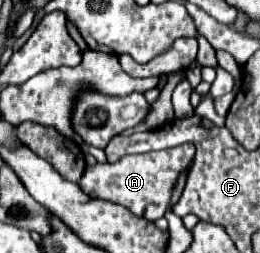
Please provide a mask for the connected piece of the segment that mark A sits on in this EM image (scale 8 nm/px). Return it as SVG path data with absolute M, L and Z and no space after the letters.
M192 143L178 145L172 149L164 149L164 151L150 151L144 155L128 155L128 157L116 161L114 165L86 167L86 171L80 179L80 187L84 193L88 193L96 199L116 201L116 203L128 207L134 215L140 215L148 221L156 221L166 213L172 185L174 185L178 173L186 165L192 163L192 155L194 155Z

